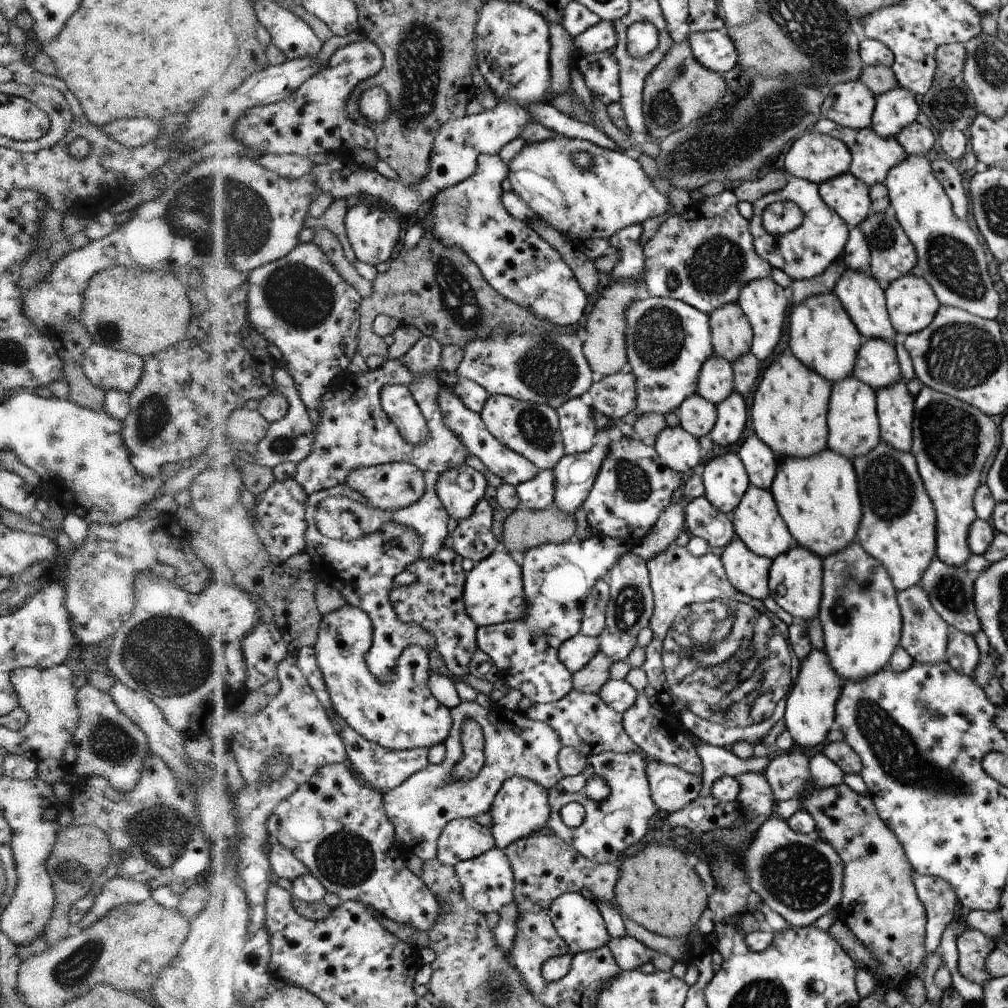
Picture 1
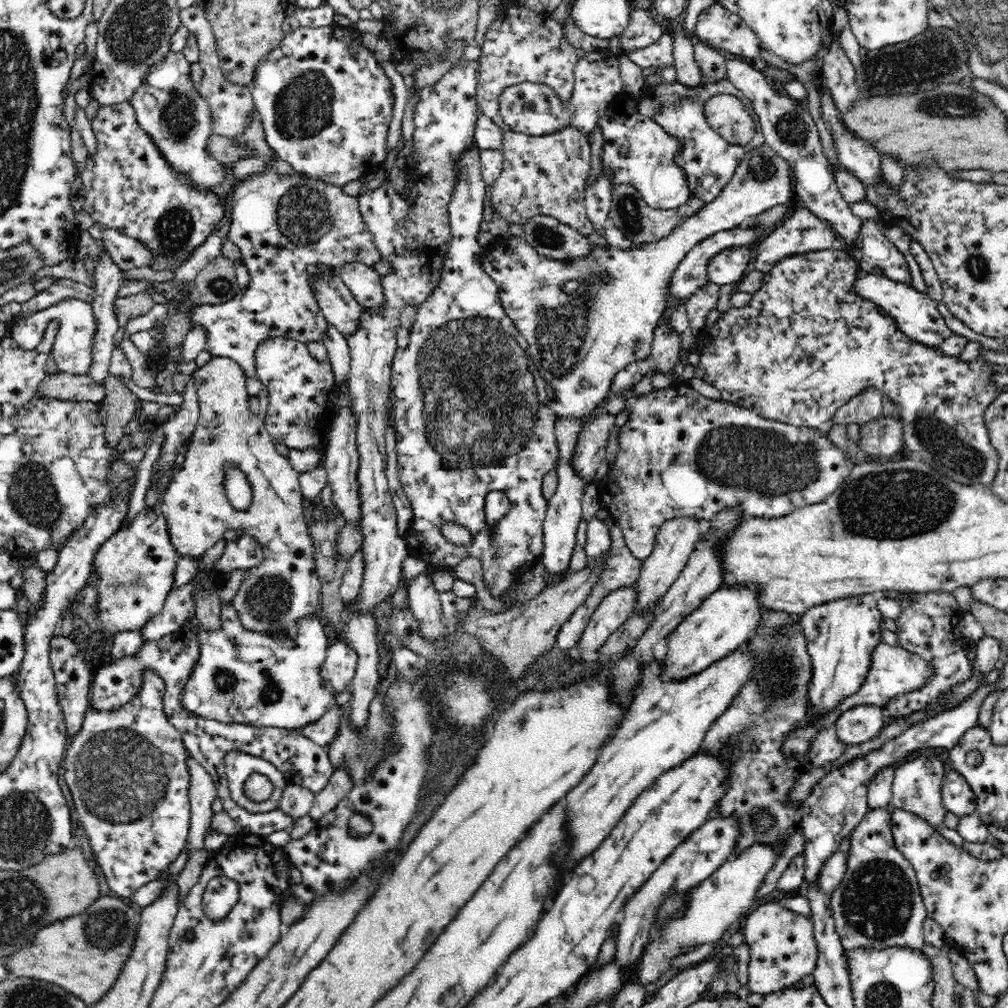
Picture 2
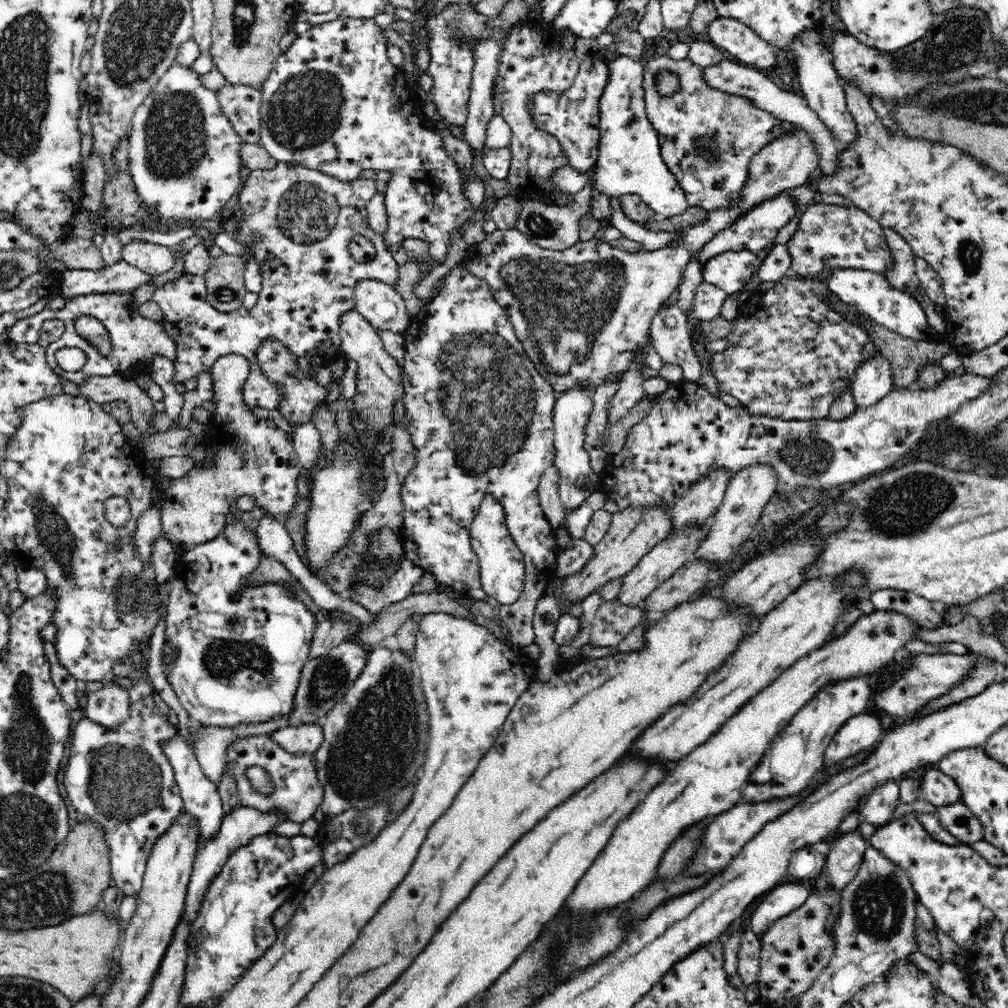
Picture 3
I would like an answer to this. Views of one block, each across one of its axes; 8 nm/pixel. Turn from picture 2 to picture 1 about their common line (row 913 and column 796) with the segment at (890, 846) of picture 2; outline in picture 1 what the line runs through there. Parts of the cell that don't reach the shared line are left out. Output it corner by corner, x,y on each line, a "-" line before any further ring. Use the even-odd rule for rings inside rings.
770,816
754,834
748,848
744,850
742,866
748,870
748,896
767,904
792,927
803,928
813,925
821,916
830,913
841,904
844,895
844,862
837,850
828,841
812,840
808,835
795,832
780,816

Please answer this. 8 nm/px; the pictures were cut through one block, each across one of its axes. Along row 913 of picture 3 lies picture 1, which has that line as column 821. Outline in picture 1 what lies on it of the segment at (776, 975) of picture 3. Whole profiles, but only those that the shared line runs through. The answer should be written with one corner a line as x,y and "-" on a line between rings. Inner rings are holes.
790,750
780,752
777,756
771,757
763,773
773,793
775,803
794,800
797,795
802,795
802,809
808,812
816,822
817,832
820,839
828,841
844,862
844,895
839,905
839,920
848,926
856,938
871,952
875,954
879,972
872,971
874,982
879,985
889,985
897,991
899,987
916,976
921,970
926,955
925,928
927,927
927,913
917,896
915,884
915,871
909,862
909,856
901,844
897,833
890,828
889,824
879,815
877,806
868,794
860,796
856,794
848,784
842,782
837,786
828,786
822,790
810,790
813,783
813,774
810,772
808,756
803,752

